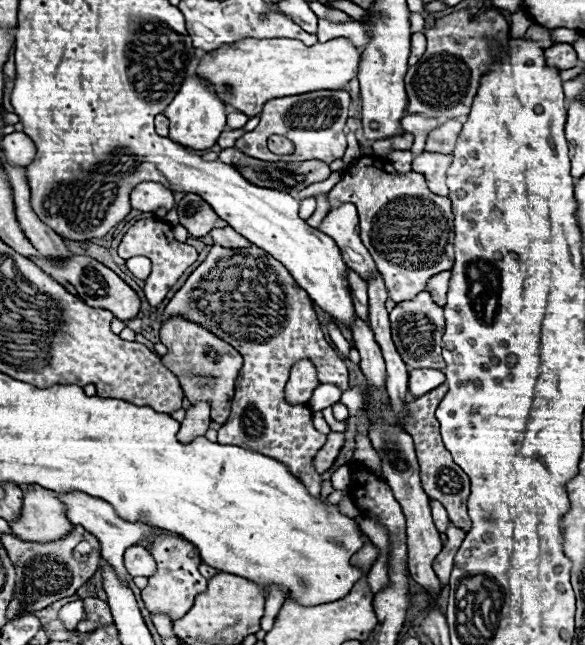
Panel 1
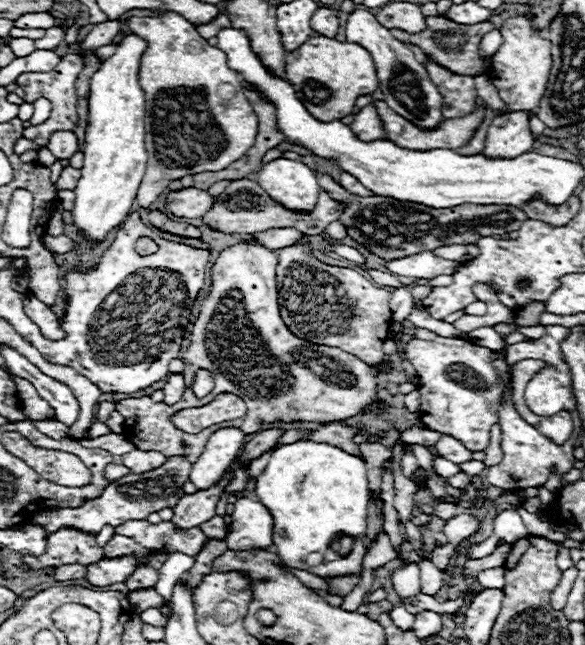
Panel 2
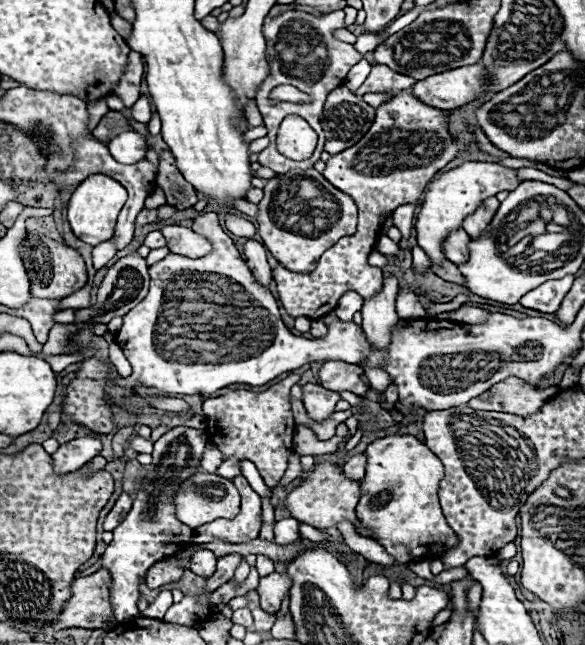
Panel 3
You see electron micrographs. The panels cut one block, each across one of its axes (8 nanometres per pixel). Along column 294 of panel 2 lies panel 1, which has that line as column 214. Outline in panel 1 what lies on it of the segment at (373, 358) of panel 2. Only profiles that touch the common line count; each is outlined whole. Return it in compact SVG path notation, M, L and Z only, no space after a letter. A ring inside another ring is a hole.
M214 244L208 258L190 274L190 278L184 282L184 286L174 294L174 298L168 302L162 314L162 322L168 318L182 316L190 322L196 322L198 326L214 332L214 336L222 338L230 346L234 346L242 358L244 366L240 370L240 376L236 380L236 394L232 400L232 414L218 430L218 442L220 444L234 444L242 446L254 452L260 452L264 456L276 458L278 462L286 464L298 478L306 484L308 492L312 496L320 496L322 488L322 476L314 470L314 454L324 446L326 434L320 434L312 426L312 410L306 404L288 404L284 400L284 386L288 382L290 368L296 360L308 358L316 366L320 374L320 382L334 382L342 390L348 388L348 370L344 360L336 354L336 350L324 340L324 334L320 330L320 322L314 314L312 300L308 294L294 282L294 278L288 274L288 270L268 256L262 248L250 246L250 248L224 248Z

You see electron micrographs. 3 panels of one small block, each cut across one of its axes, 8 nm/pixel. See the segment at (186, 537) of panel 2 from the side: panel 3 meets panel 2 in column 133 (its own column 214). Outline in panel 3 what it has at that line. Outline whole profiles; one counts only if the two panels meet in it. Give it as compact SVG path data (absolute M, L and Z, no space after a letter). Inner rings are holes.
M240 474L232 478L234 486L240 492L242 506L240 506L240 516L234 520L224 520L224 522L210 522L206 526L200 526L194 530L194 544L210 542L210 540L224 540L224 542L250 542L258 538L260 528L262 528L262 498L250 488L248 480Z

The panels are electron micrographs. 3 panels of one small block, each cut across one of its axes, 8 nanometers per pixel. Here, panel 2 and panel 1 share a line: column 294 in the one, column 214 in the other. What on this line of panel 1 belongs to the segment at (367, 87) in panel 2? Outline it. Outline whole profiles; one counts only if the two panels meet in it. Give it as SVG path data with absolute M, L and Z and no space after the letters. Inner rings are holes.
M244 38L242 42L206 52L200 58L196 74L198 78L206 78L206 82L218 90L218 98L222 98L226 106L232 106L252 118L260 114L262 106L272 98L296 96L314 90L342 90L344 84L358 74L360 54L362 52L344 38L316 42L314 46L306 46L304 42L290 38Z

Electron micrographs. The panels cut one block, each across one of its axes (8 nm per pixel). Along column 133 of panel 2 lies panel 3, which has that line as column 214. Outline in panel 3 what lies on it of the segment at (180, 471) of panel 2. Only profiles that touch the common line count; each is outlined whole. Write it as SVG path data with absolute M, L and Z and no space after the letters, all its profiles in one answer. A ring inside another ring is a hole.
M198 472L194 474L194 478L186 480L178 494L176 494L176 516L180 522L184 522L190 528L198 528L202 524L208 524L216 518L236 518L238 510L240 510L240 494L236 490L236 486L228 480L222 478L218 474L208 474L208 472Z

